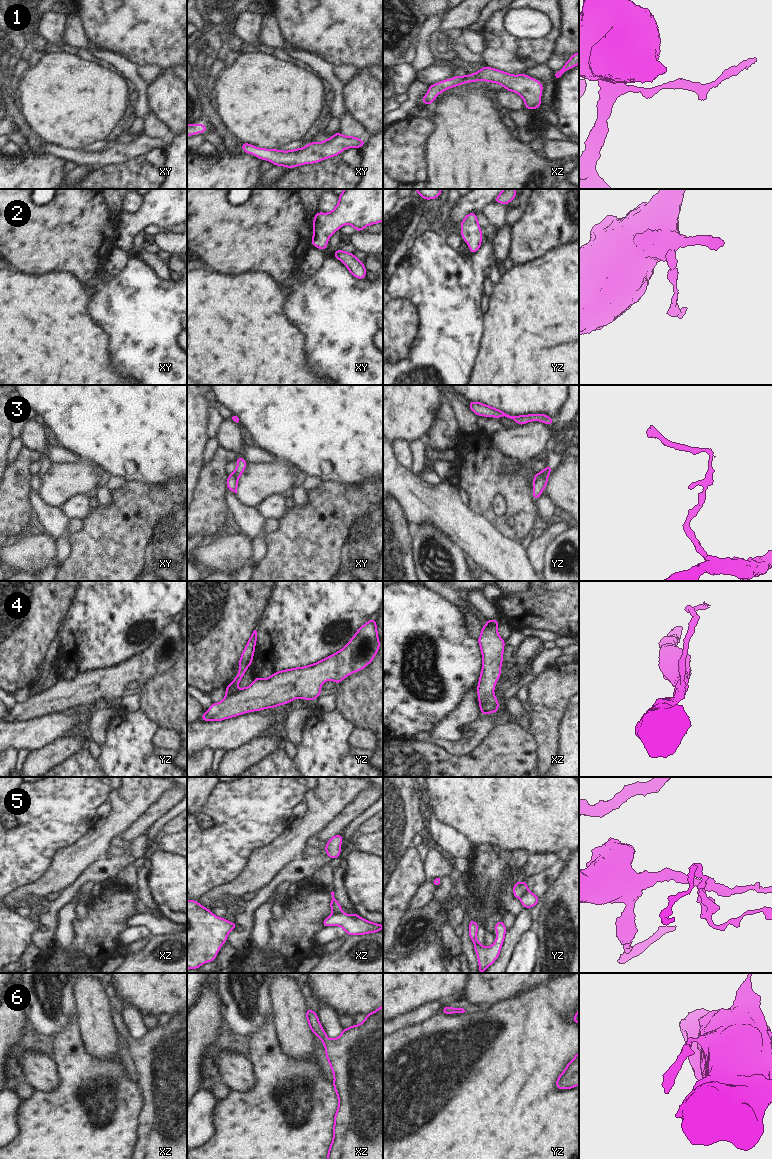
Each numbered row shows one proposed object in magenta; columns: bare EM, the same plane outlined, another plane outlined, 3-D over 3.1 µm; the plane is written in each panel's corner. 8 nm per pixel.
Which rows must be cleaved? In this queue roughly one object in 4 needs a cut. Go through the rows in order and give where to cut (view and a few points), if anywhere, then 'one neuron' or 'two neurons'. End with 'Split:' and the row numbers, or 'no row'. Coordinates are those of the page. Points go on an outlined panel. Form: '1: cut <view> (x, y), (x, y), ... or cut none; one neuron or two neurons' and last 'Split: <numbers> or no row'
1: cut none; one neuron
2: cut none; one neuron
3: cut yz (547, 476), (541, 476), (534, 484); two neurons
4: cut yz (237, 690), (226, 696); two neurons
5: cut xz (342, 912), (333, 914); two neurons
6: cut none; one neuron
Split: 3, 4, 5

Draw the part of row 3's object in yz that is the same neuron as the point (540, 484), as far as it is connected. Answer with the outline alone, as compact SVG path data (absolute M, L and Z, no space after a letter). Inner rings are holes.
M541 476L533 486L533 498L538 500L548 482L548 477Z

